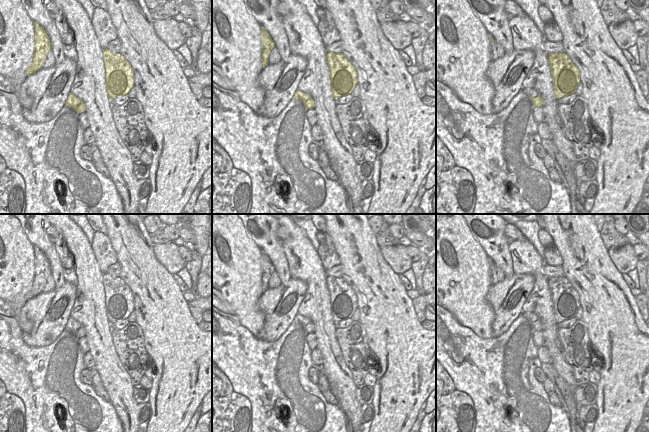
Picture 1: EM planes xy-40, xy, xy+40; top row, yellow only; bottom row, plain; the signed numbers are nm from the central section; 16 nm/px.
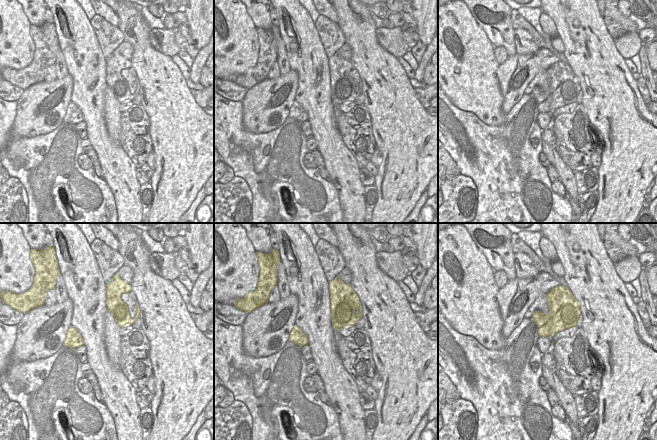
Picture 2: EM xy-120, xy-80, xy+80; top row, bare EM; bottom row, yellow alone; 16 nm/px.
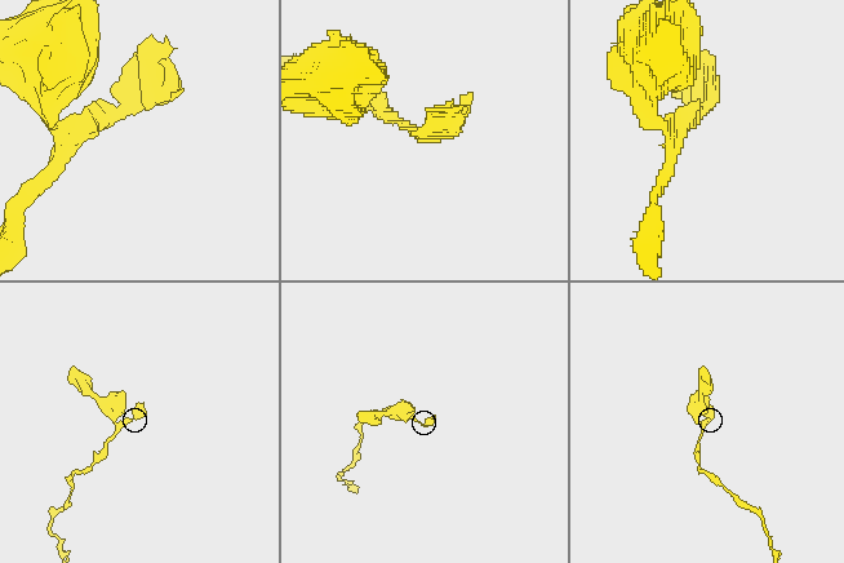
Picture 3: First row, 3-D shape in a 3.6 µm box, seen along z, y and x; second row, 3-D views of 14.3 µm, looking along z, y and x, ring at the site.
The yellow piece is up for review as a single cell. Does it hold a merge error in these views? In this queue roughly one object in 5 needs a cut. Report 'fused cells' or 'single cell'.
single cell

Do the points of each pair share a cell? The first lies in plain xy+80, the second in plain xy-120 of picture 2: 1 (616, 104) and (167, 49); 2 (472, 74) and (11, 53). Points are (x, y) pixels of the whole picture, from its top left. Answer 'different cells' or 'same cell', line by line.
1: different cells
2: same cell

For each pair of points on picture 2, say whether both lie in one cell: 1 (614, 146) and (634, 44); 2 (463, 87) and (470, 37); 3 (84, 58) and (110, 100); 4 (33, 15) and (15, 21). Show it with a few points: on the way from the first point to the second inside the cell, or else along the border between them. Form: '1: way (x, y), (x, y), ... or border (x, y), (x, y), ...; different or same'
1: border (612, 39), (617, 51), (624, 59); different
2: way (465, 75), (466, 49); same
3: border (107, 86), (104, 91), (103, 113); different
4: border (22, 10), (31, 24); different

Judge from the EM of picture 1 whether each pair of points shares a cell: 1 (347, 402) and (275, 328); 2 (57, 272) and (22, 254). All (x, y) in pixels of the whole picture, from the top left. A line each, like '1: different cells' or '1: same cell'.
1: different cells
2: different cells

